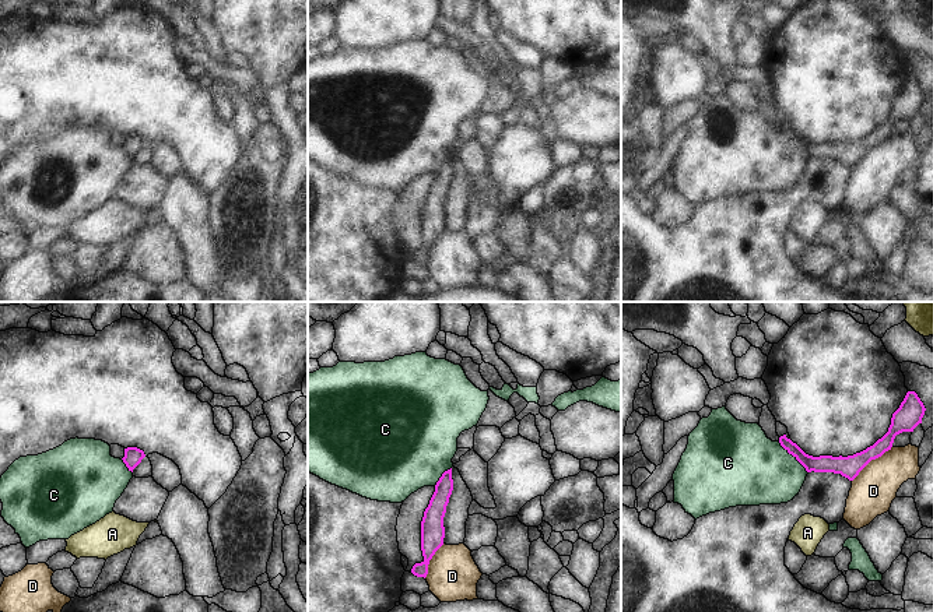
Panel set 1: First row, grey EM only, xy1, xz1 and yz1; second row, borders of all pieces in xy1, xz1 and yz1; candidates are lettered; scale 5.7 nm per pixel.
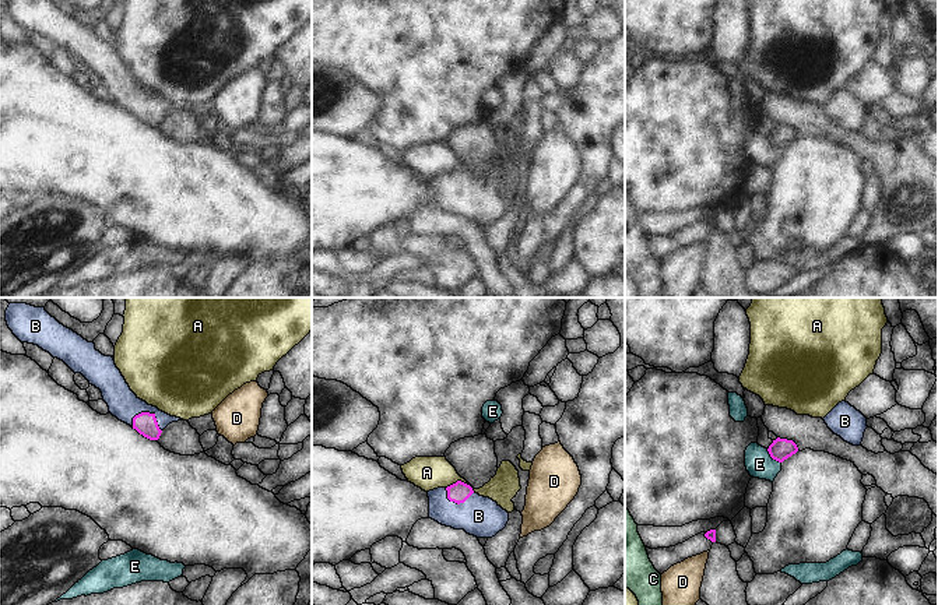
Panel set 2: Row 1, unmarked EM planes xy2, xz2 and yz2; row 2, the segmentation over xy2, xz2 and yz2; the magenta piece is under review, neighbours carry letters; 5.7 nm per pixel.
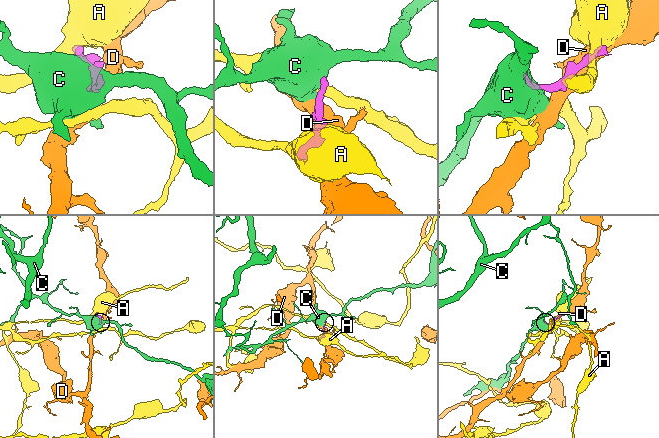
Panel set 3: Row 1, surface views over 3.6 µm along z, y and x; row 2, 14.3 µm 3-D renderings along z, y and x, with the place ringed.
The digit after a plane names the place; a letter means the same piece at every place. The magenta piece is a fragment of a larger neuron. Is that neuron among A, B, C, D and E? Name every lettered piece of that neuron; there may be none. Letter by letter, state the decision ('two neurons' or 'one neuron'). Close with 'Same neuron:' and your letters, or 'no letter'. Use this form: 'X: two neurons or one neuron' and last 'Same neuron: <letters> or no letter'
A: two neurons
B: one neuron
C: two neurons
D: two neurons
E: two neurons
Same neuron: B

